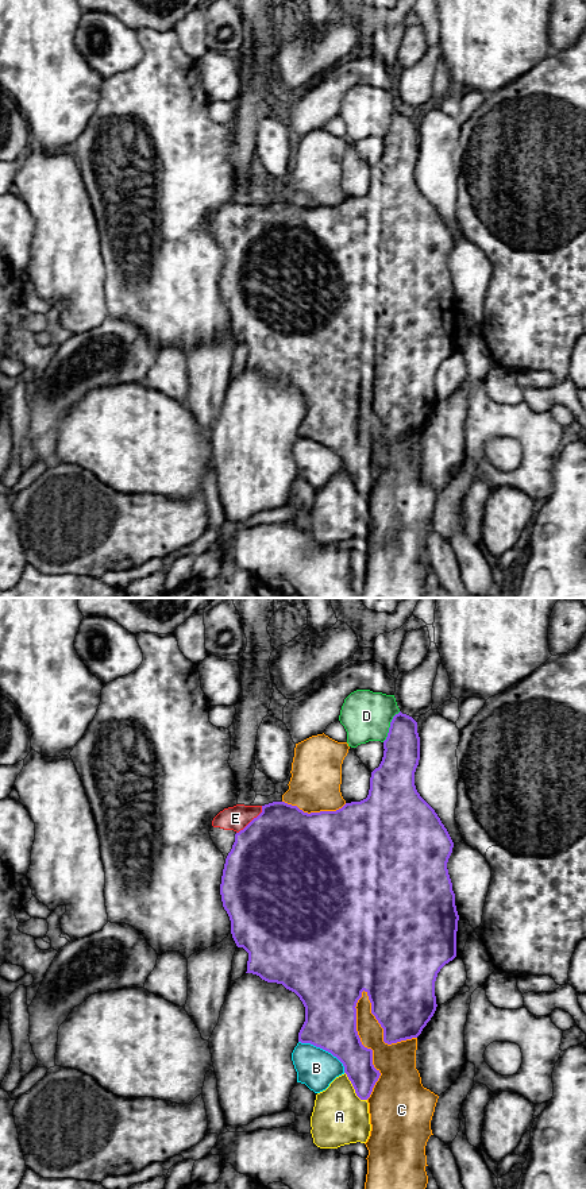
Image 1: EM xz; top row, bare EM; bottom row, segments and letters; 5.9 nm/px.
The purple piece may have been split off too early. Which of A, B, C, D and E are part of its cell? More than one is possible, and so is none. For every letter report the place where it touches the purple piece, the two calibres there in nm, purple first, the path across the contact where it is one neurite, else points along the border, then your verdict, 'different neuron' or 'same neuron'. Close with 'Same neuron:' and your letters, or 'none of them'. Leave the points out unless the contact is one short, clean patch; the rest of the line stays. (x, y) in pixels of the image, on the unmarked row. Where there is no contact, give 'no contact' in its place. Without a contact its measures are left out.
A: meets purple in xz at (354, 483); 180 nm thick on the purple side, 320 nm on the other; different neuron
B: meets purple in xz at (324, 444); 300 nm thick on the purple side, 240 nm on the other; different neuron
C: meets purple in xz at (363, 441); 300 nm thick on the purple side, 220 nm on the other; different neuron
D: meets purple in xz at (390, 122); 220 nm thick on the purple side, 300 nm on the other; different neuron
E: meets purple in xz at (253, 215); 500 nm thick on the purple side, 150 nm on the other; runs through xz (280, 247), (253, 215), (235, 213); same neuron
Same neuron: E

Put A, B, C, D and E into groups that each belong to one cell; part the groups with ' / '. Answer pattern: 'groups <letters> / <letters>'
groups A / B / C / D / E

